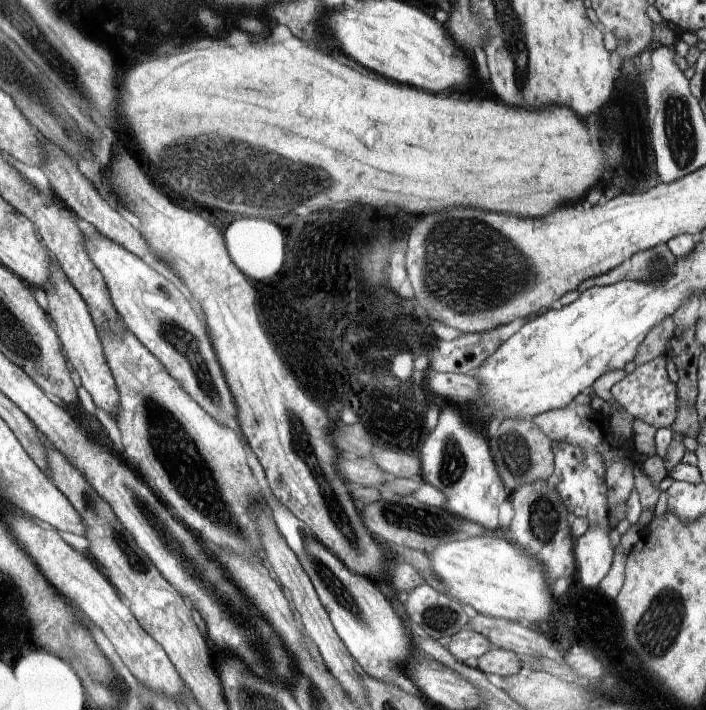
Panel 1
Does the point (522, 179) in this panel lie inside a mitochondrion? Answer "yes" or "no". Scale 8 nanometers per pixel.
no

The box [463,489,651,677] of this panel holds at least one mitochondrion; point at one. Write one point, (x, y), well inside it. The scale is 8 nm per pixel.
(543, 519)

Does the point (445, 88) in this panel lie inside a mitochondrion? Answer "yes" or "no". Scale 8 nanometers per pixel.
no

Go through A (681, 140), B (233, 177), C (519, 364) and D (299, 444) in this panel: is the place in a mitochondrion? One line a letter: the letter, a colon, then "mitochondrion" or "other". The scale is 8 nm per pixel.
A: mitochondrion
B: mitochondrion
C: other
D: mitochondrion

